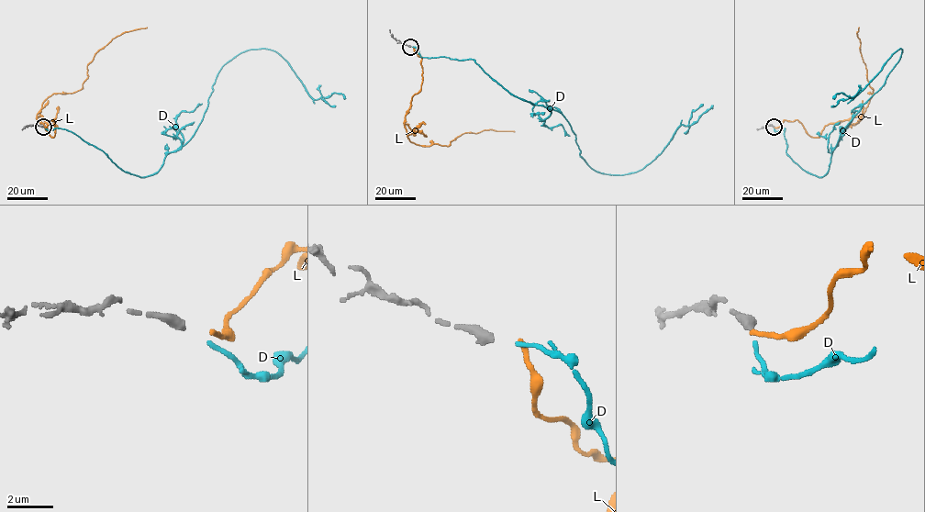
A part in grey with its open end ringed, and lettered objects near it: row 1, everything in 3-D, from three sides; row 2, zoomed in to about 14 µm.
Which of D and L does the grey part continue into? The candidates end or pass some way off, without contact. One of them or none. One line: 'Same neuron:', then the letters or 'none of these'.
Same neuron: D

